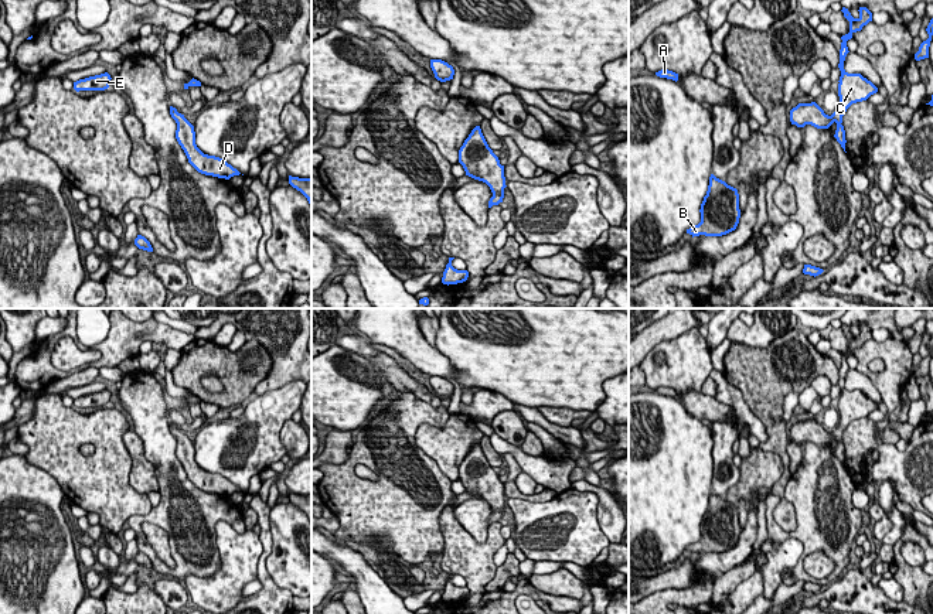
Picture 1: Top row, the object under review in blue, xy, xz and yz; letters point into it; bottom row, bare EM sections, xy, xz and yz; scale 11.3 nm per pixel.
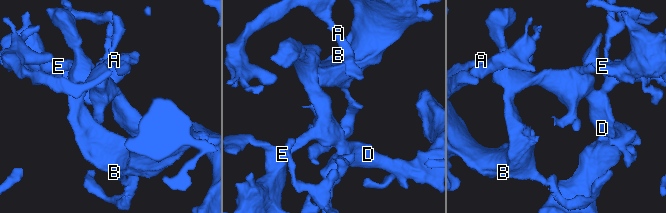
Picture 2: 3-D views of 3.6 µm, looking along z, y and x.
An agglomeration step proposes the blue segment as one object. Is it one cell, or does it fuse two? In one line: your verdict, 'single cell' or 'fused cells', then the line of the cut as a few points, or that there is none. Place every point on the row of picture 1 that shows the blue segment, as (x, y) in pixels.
single cell | no cut

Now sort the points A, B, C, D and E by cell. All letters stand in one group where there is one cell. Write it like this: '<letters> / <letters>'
A B C D E

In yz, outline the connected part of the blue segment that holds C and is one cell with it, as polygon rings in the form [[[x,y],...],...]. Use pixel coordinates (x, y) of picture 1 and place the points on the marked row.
[[[842,7],[841,11],[844,13],[844,17],[849,21],[849,33],[841,37],[842,42],[838,64],[838,68],[841,71],[841,76],[838,81],[838,108],[831,116],[828,116],[815,102],[799,103],[790,110],[790,122],[797,127],[811,124],[817,129],[828,129],[835,122],[837,130],[834,137],[845,151],[845,130],[841,124],[844,113],[852,103],[866,100],[871,95],[876,93],[878,88],[861,74],[848,74],[844,69],[844,61],[847,54],[849,52],[847,41],[852,38],[854,33],[861,31],[864,25],[872,21],[872,13],[866,7],[859,7],[859,17],[854,18],[848,8]]]

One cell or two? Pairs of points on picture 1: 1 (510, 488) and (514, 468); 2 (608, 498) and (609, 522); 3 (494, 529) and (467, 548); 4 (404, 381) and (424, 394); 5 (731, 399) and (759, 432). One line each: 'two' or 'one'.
1: one
2: one
3: one
4: one
5: one

